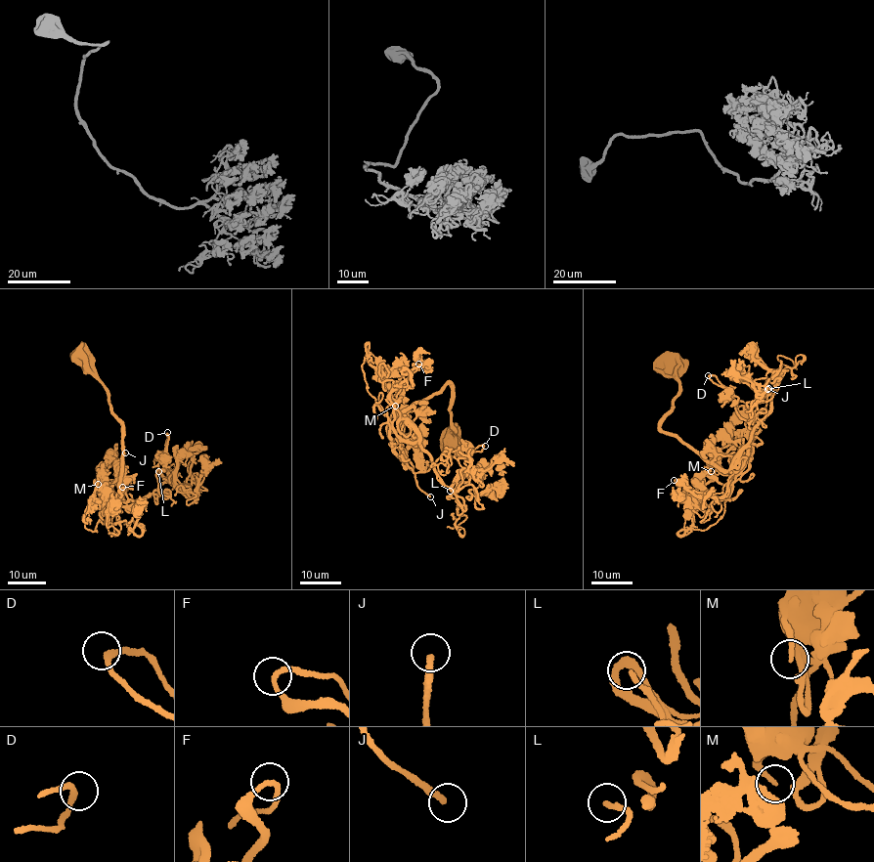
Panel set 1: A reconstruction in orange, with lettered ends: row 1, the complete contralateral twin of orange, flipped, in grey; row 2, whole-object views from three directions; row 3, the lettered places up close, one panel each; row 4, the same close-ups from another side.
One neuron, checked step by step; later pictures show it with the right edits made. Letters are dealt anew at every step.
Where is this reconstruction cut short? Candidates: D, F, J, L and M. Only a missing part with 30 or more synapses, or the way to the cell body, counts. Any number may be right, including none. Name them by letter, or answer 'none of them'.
J, L

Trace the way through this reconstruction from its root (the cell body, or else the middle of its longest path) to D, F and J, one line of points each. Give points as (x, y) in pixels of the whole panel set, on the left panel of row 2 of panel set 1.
D: (79, 355), (76, 360), (103, 384), (121, 426), (121, 505), (158, 491), (156, 472), (164, 469), (167, 432)
F: (79, 355), (76, 360), (103, 384), (121, 426), (122, 511), (116, 535), (107, 518), (122, 487)
J: (79, 355), (76, 360), (103, 384), (121, 426), (119, 508), (124, 500), (105, 490), (103, 473), (125, 452)

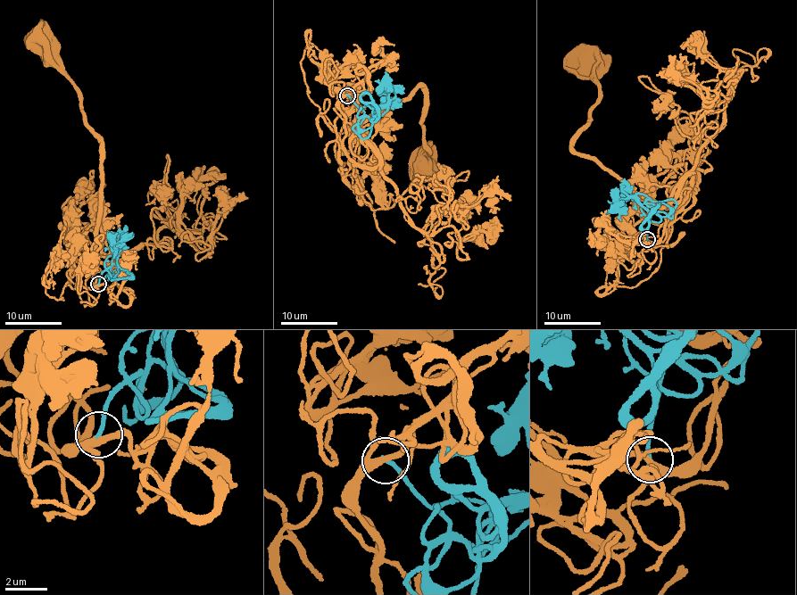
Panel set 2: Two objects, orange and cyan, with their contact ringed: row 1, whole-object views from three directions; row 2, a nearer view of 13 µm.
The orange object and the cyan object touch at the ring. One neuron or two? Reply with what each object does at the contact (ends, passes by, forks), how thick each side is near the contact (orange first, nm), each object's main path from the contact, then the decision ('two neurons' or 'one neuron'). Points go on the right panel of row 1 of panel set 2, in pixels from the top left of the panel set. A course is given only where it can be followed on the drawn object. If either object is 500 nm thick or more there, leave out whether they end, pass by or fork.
orange forks | cyan ends | 280/190 nm | orange via (647, 240), (659, 239), (672, 208), (653, 206), (572, 147), (597, 102), (590, 61) | cyan via (647, 240), (647, 216), (635, 198), (621, 200), (620, 221) | one neuron

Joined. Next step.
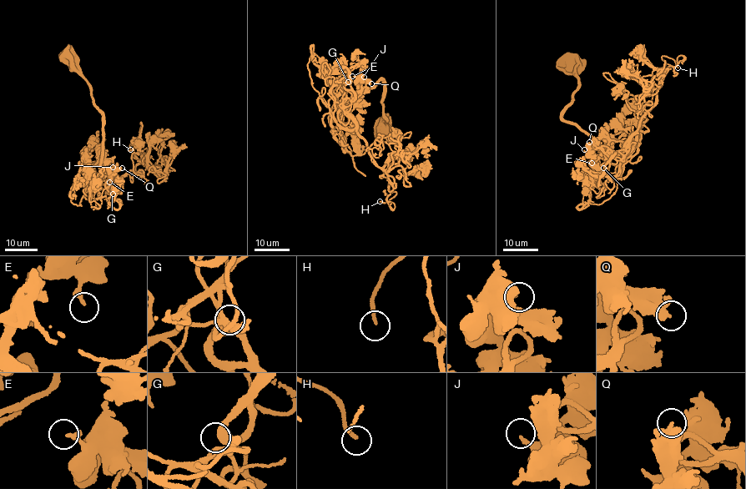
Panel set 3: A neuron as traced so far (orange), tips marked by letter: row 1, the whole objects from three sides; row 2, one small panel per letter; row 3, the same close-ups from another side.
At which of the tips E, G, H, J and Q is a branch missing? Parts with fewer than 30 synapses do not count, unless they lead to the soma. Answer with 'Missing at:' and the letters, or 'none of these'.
Missing at: H

